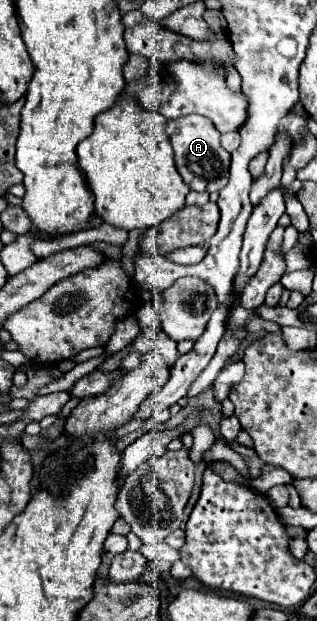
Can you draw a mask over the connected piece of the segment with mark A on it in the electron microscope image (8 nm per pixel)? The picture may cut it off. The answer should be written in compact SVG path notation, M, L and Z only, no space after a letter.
M185 115L177 121L167 121L167 137L175 151L175 165L183 181L193 191L221 191L229 181L231 155L219 145L219 131L203 115Z

